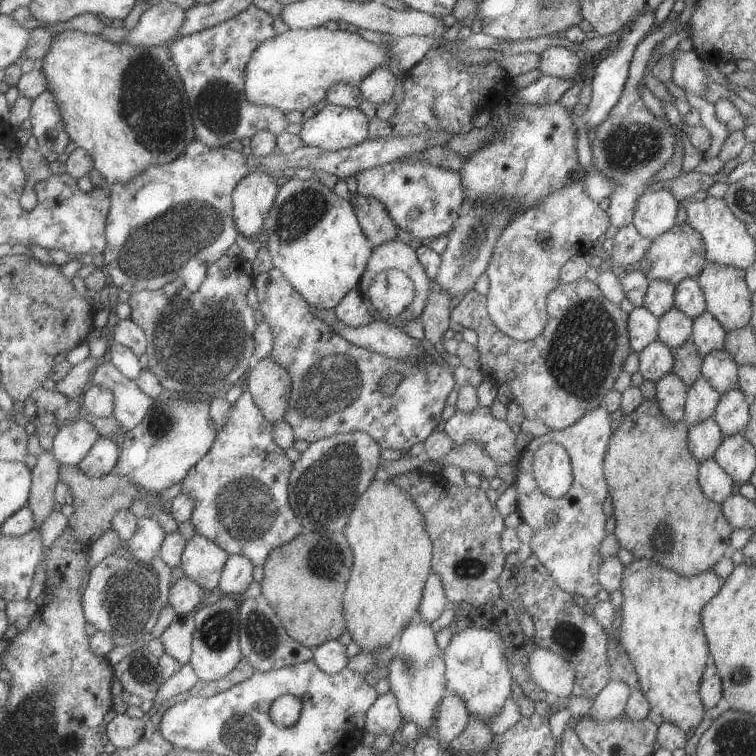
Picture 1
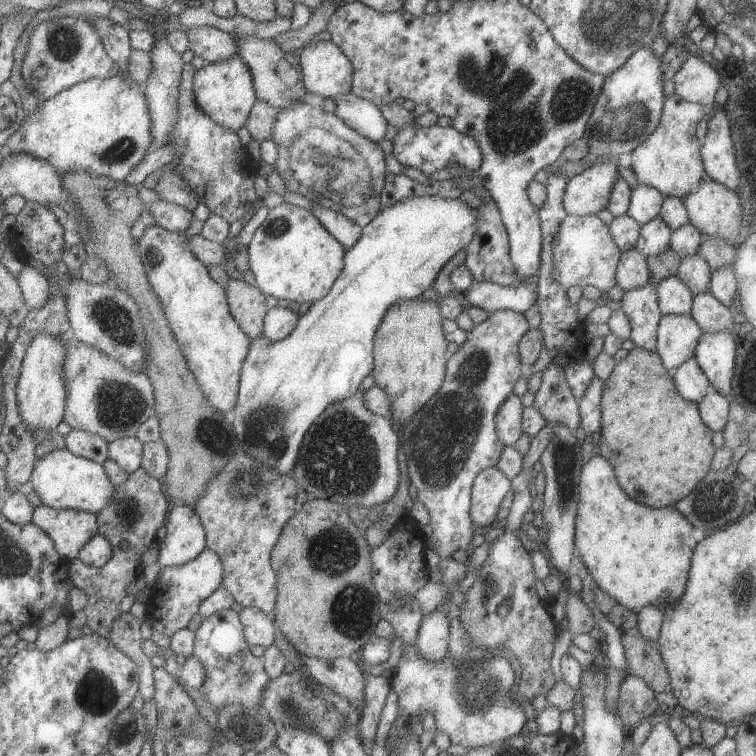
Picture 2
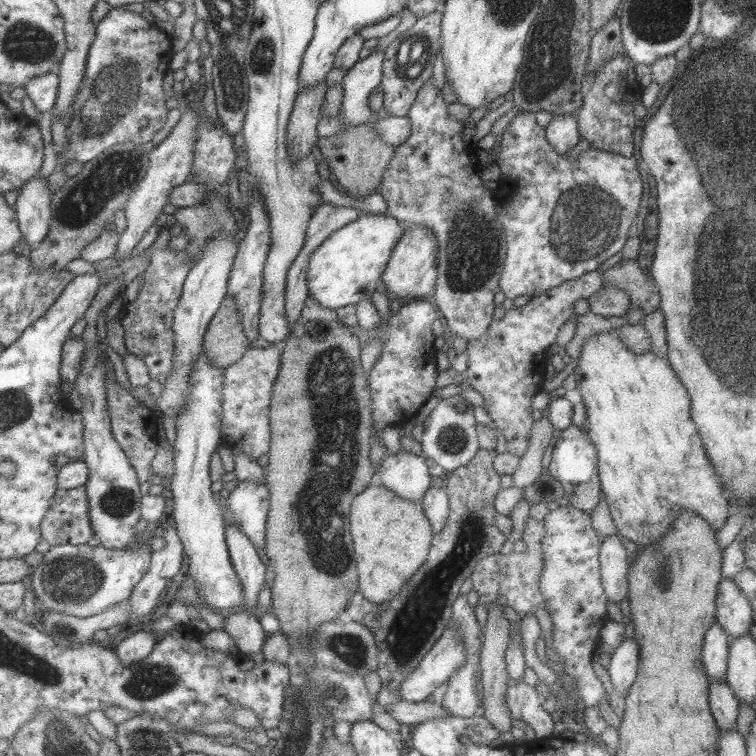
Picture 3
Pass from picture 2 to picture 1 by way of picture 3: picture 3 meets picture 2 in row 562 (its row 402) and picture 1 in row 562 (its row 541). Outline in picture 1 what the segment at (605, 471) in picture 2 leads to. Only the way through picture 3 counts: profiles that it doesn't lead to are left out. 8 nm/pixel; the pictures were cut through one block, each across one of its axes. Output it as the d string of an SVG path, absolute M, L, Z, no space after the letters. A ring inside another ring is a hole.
M645 558L634 559L629 566L623 567L620 591L622 594L621 629L619 647L622 648L634 666L639 683L639 691L645 696L650 711L659 714L664 721L677 726L679 730L688 734L694 729L705 708L699 698L699 683L706 664L710 661L710 654L702 629L701 609L721 588L722 580L713 569L707 572L683 578L672 570L663 568Z

